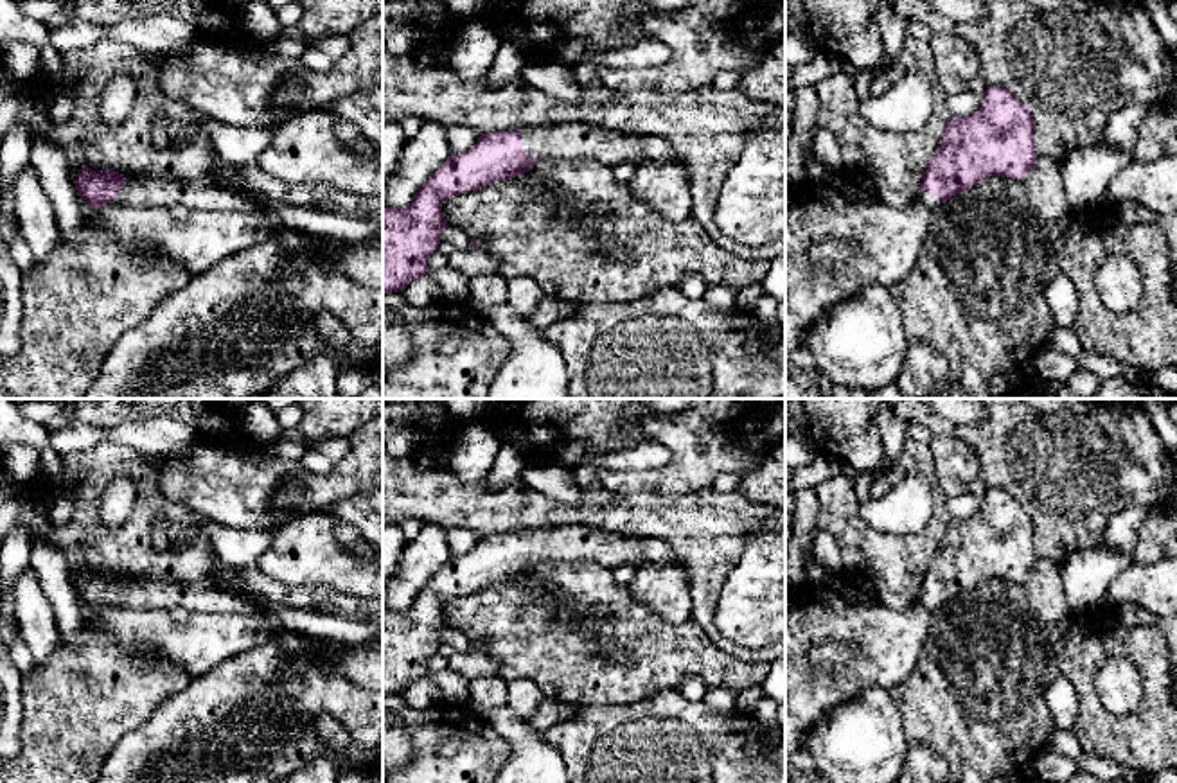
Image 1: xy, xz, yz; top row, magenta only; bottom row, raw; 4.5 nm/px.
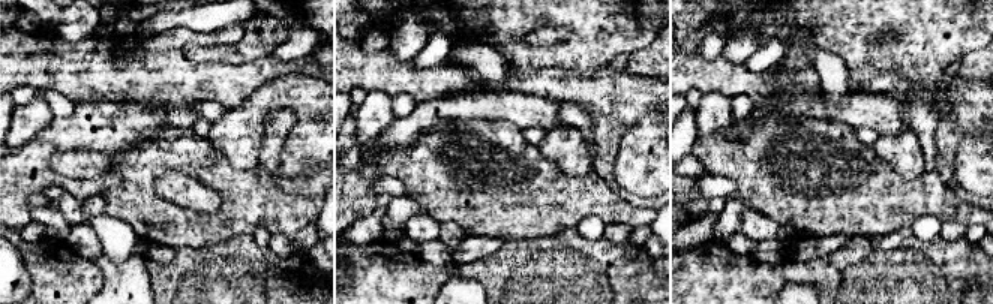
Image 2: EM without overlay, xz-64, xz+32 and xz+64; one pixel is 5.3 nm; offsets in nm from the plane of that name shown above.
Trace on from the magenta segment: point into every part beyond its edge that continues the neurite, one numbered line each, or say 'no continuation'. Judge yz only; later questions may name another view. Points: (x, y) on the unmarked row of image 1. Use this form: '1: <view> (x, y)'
1: yz (928, 602)

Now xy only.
1: xy (203, 597)

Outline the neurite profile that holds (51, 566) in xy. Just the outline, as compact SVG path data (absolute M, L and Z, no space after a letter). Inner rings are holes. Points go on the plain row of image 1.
M34 542L31 546L31 569L54 609L61 639L72 641L79 634L86 612L79 605L66 557L49 542Z

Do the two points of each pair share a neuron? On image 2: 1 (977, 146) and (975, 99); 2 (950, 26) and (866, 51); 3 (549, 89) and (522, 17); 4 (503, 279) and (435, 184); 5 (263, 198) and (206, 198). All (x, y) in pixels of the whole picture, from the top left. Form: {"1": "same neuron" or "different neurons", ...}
{"1": "different neurons", "2": "same neuron", "3": "different neurons", "4": "different neurons", "5": "different neurons"}

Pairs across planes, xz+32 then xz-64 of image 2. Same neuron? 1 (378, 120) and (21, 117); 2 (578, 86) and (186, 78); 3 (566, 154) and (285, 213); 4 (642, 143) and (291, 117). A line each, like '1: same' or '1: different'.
1: same
2: same
3: different
4: different

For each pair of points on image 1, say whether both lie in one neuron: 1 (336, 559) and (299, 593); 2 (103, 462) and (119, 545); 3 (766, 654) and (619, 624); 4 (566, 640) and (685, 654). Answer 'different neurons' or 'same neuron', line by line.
1: different neurons
2: same neuron
3: different neurons
4: same neuron

